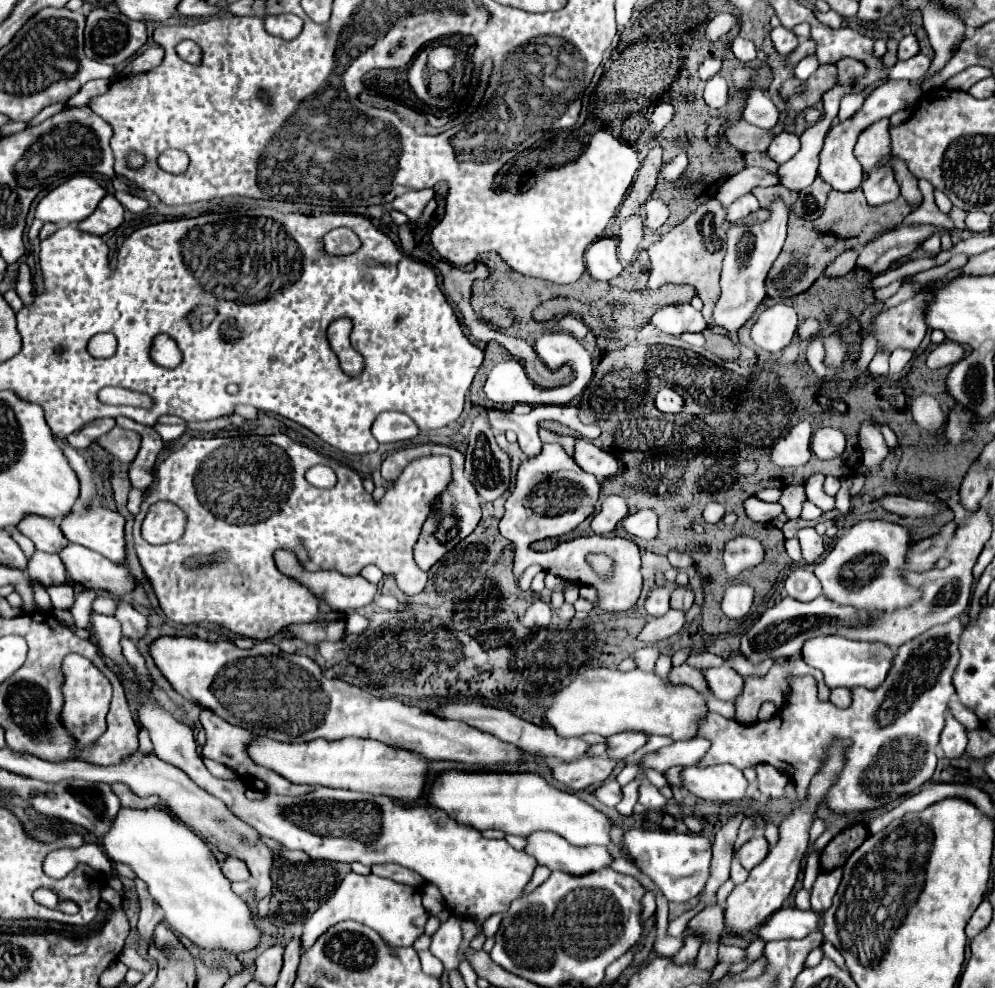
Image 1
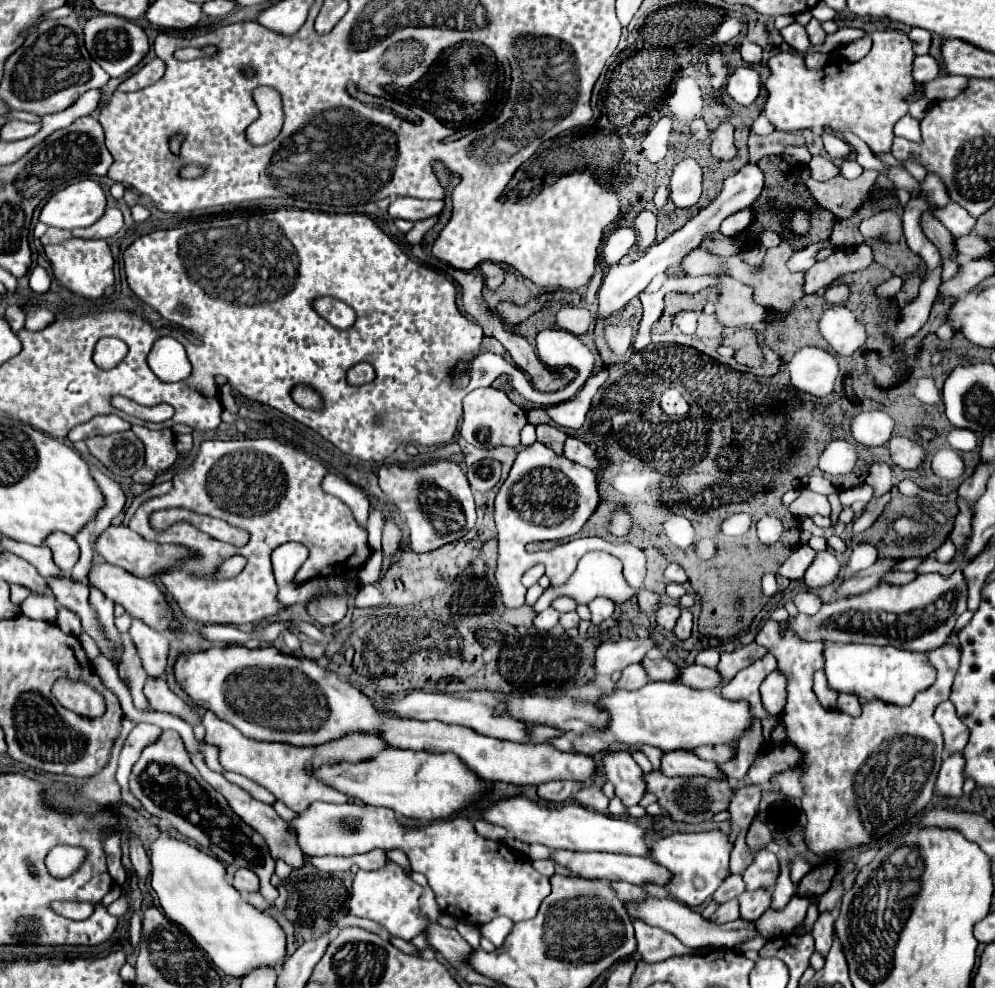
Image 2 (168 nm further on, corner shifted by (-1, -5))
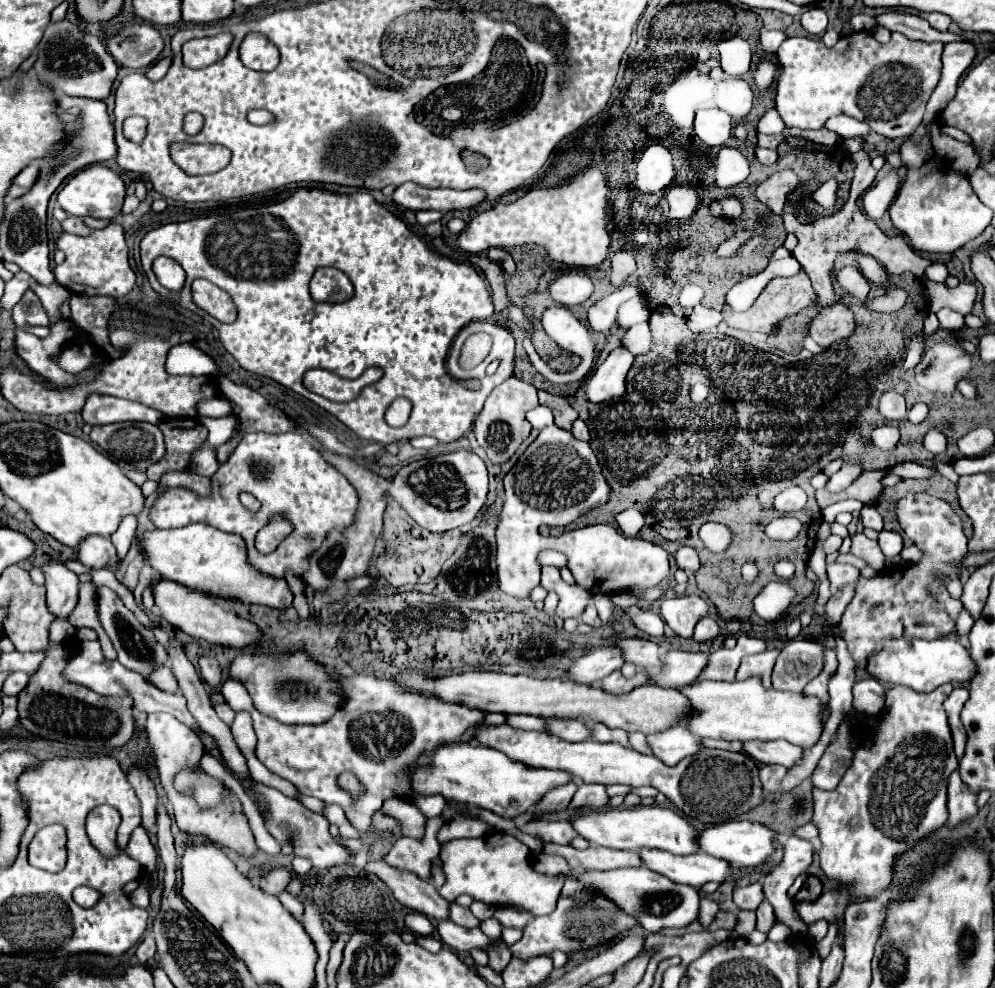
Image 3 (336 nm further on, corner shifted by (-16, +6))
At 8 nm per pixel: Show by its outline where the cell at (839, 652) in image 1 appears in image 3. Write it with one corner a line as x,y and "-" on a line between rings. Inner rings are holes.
888,638
876,654
868,658
866,672
884,684
902,684
912,688
914,692
932,692
938,686
950,684
968,684
976,666
968,654
968,650
948,638
938,640
922,640
922,638

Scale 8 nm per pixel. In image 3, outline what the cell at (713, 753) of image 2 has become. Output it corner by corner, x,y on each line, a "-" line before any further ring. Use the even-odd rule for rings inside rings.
752,740
752,742
744,742
742,746
744,746
742,748
744,754
748,754
750,758
762,764
782,764
790,768
794,766
794,762
802,758
802,748
784,740
776,740
776,742

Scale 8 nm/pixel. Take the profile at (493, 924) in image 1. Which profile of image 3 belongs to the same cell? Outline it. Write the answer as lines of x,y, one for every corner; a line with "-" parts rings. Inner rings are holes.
496,908
494,918
508,928
524,928
528,924
528,920
532,918
532,914
528,914
526,910
514,910
514,908

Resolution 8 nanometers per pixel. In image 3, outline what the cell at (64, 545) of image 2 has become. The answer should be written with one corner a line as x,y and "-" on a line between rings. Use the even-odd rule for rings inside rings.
88,536
78,544
78,560
86,568
104,568
104,566
114,566
118,556
110,538

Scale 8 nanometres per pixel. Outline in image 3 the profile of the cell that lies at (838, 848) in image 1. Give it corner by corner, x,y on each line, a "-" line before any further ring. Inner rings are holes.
808,876
808,880
804,882
804,886
800,888
800,892
794,896
794,900
816,900
822,894
822,882
816,876

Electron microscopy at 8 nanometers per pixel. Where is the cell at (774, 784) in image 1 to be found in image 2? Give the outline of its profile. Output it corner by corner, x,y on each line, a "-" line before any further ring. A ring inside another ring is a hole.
789,769
779,775
775,775
779,781
779,791
789,797
803,797
803,785
801,785
801,769

